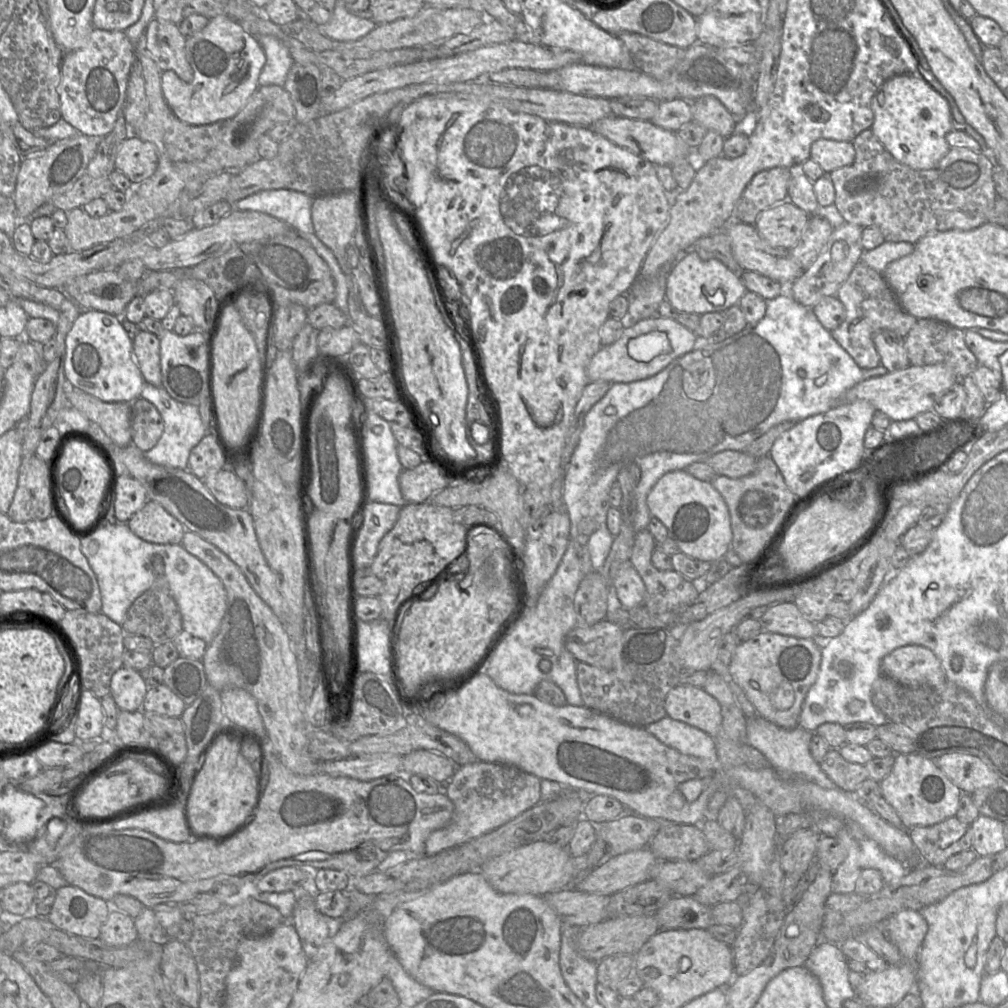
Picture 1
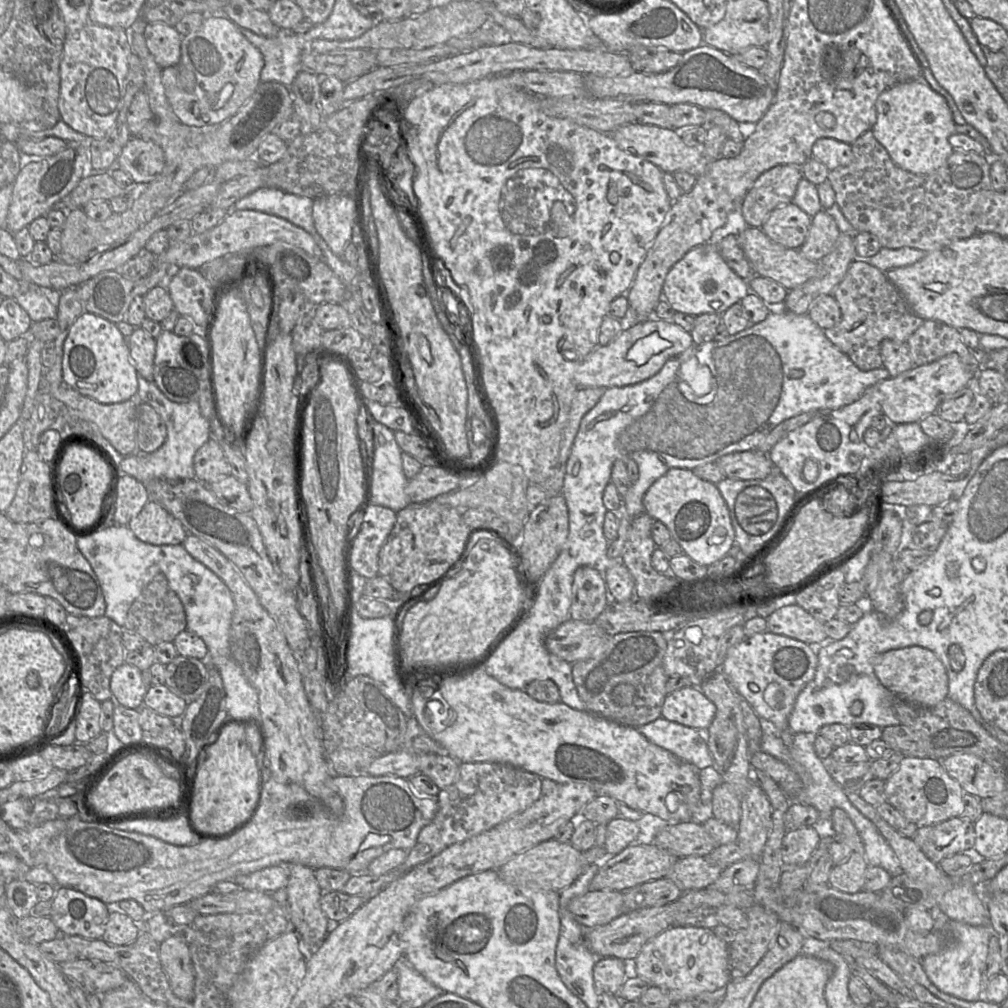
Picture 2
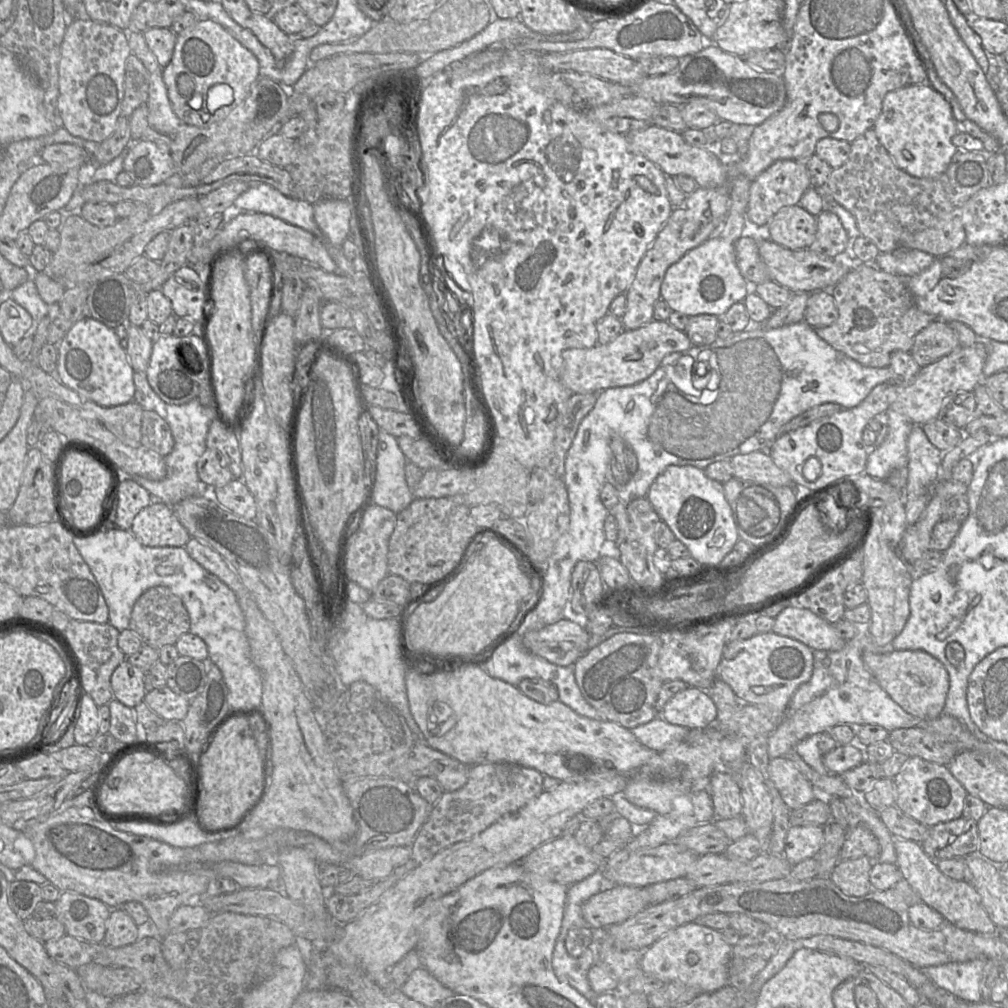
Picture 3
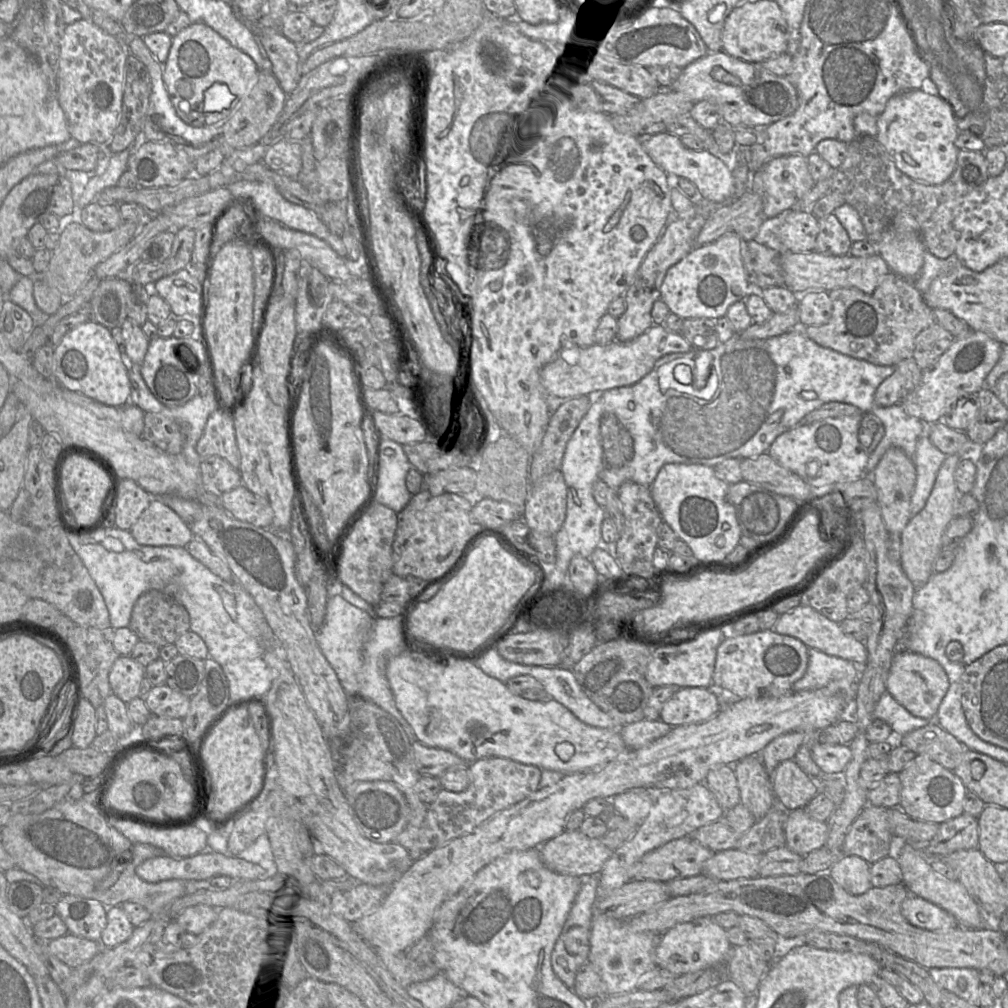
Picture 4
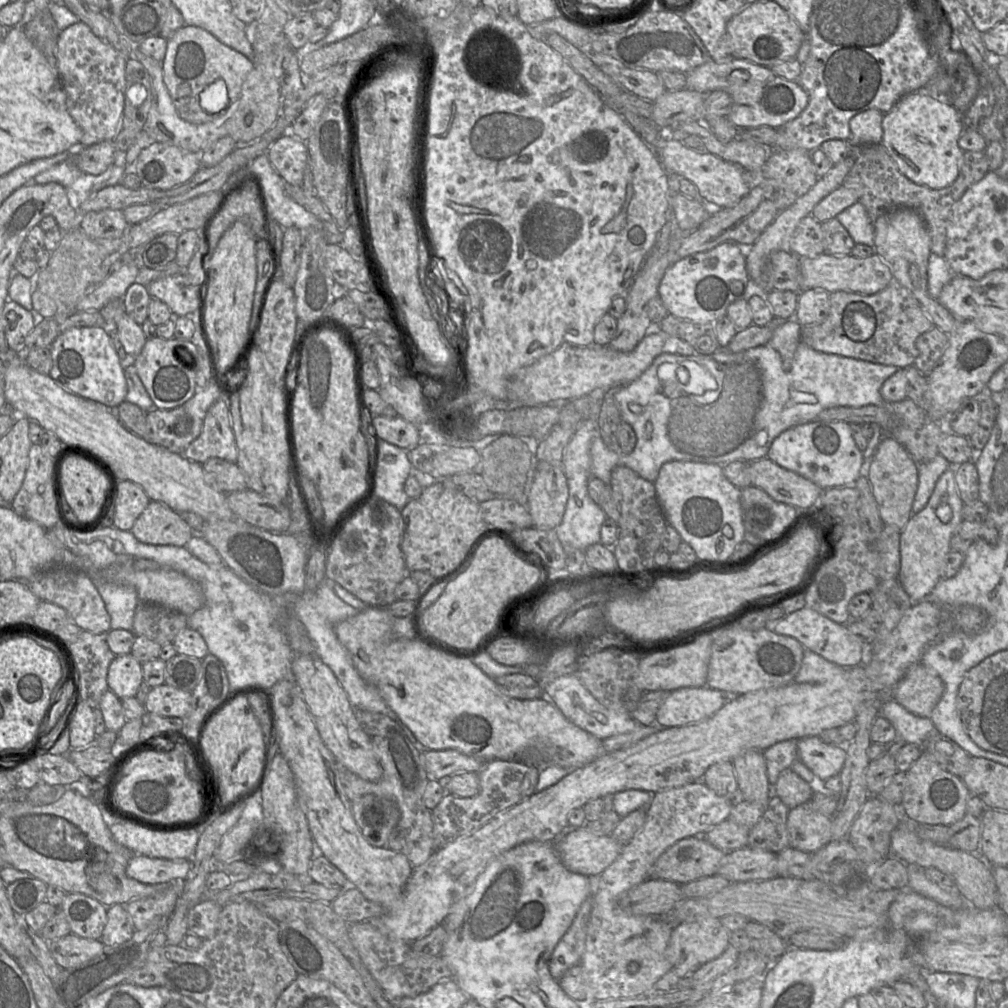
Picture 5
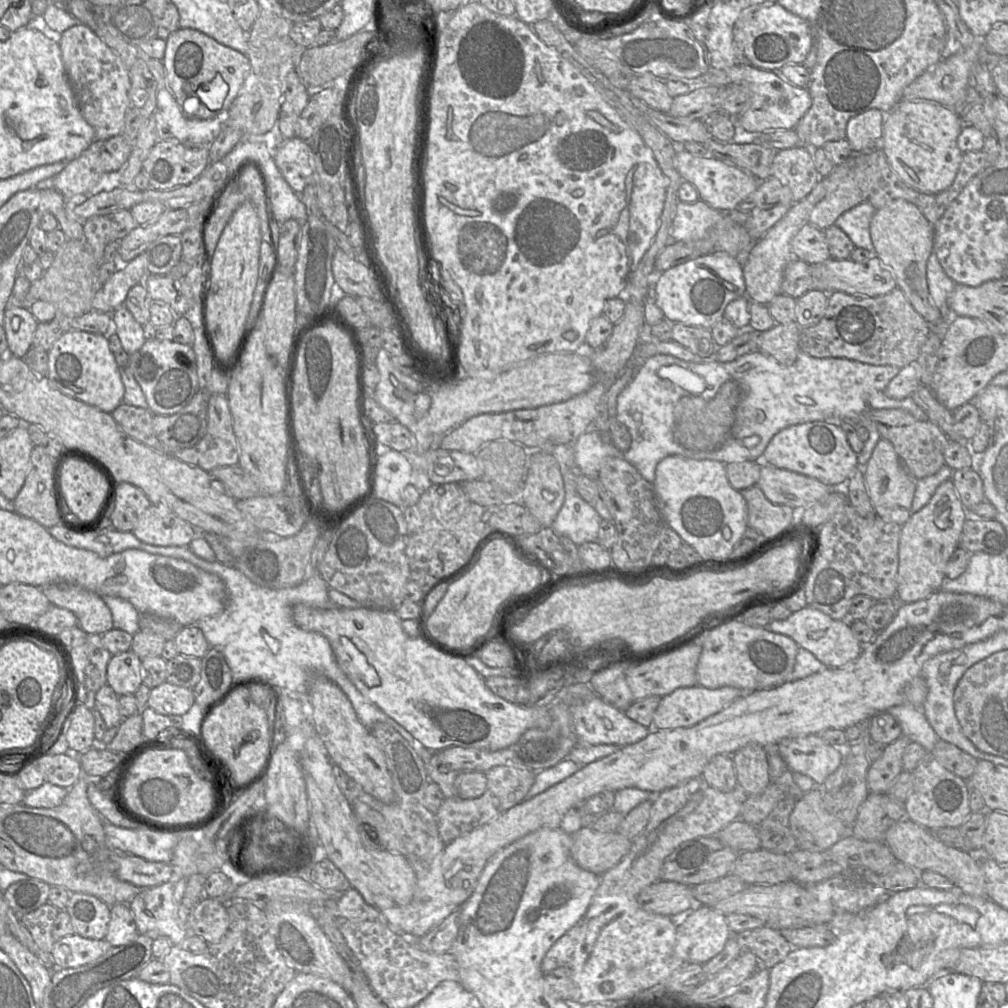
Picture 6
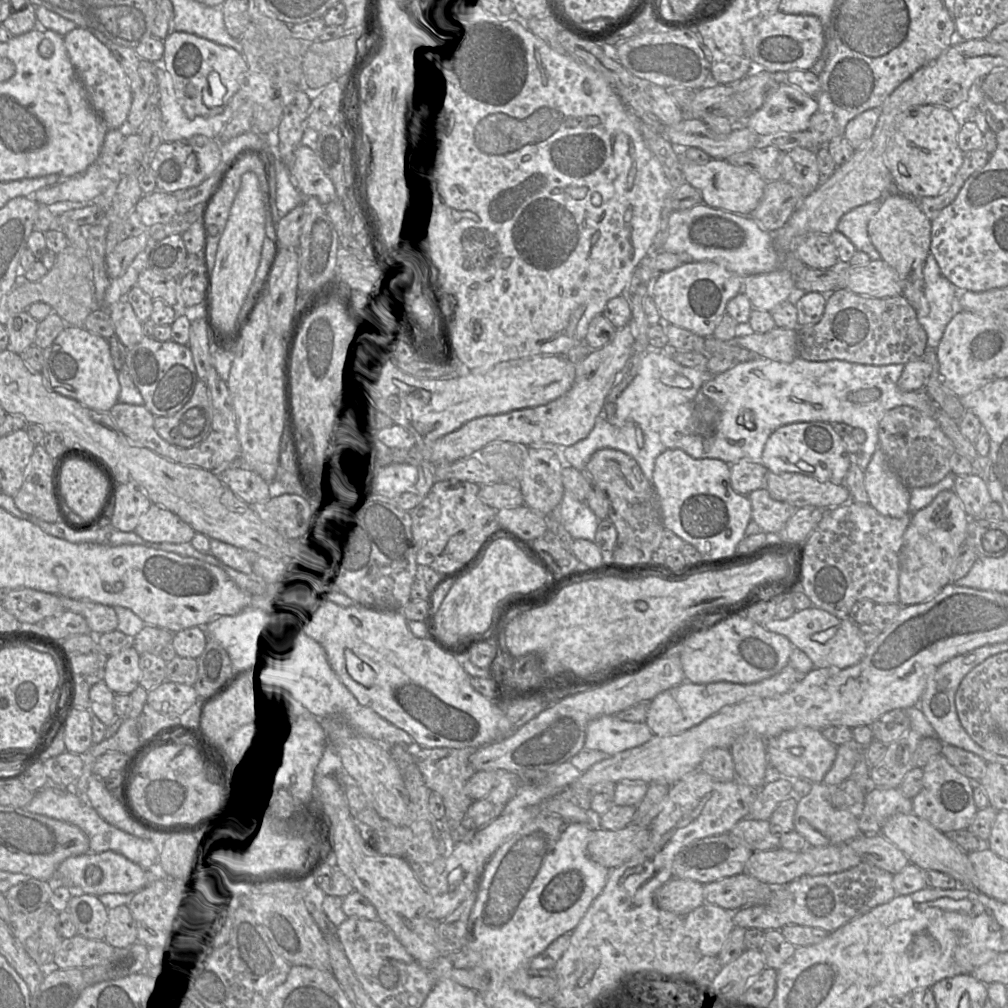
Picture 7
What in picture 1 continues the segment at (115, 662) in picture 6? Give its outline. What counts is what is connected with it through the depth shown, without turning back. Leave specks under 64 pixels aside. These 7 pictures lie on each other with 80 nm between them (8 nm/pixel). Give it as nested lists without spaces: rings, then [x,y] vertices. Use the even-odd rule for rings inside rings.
[[[122,666],[111,677],[110,695],[120,711],[142,709],[147,686],[140,671]]]

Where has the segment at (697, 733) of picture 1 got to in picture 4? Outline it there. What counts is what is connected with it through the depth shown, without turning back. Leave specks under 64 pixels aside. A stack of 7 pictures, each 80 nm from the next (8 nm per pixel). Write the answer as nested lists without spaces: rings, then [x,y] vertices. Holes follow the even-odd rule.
[[[641,720],[620,727],[619,733],[628,749],[639,749],[666,735],[672,726],[662,720]]]

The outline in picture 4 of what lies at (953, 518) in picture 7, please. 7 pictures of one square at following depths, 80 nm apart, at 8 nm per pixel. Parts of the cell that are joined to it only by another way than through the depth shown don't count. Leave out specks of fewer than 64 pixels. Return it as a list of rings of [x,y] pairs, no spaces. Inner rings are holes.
[[[957,454],[949,455],[942,463],[932,492],[924,508],[911,518],[901,532],[901,561],[903,571],[916,588],[925,585],[933,574],[933,565],[943,550],[942,537],[954,516],[954,504],[959,497],[955,484],[955,471],[960,462]]]

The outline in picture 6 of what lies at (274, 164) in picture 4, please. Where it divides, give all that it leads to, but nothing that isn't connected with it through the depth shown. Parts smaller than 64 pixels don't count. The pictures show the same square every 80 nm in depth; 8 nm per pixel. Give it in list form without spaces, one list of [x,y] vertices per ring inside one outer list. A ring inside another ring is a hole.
[[[298,137],[283,140],[275,149],[273,158],[296,193],[301,194],[308,184],[315,183],[313,153],[308,142]]]

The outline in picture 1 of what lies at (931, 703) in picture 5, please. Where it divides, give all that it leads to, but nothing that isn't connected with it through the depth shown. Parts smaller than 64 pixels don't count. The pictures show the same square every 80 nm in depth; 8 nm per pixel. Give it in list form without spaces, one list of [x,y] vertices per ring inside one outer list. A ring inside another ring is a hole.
[[[920,645],[896,648],[881,661],[881,673],[909,688],[943,688],[944,668],[934,653]]]

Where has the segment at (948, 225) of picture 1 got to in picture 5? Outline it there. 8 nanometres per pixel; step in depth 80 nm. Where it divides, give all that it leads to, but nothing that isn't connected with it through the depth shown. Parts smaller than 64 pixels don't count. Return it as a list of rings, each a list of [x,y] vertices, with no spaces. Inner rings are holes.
[[[882,144],[853,146],[855,162],[842,186],[858,189],[859,201],[866,209],[872,223],[881,214],[897,208],[911,208],[923,217],[931,238],[931,252],[943,257],[946,246],[946,224],[954,204],[965,191],[980,181],[989,170],[988,159],[983,151],[964,151],[956,180],[942,189],[917,185],[906,178],[897,168]]]

